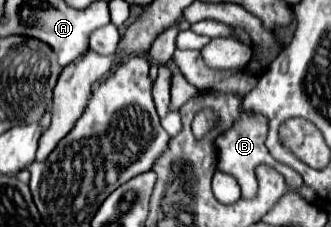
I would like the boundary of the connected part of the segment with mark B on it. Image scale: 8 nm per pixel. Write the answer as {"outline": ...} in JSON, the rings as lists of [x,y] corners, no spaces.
{"outline":[[[239,110],[239,118],[233,122],[231,130],[219,134],[215,138],[215,148],[217,148],[217,170],[225,172],[225,174],[233,174],[233,178],[239,182],[241,186],[241,194],[243,198],[253,198],[257,196],[257,178],[255,178],[255,168],[259,164],[267,164],[271,168],[275,168],[279,174],[283,174],[285,184],[289,188],[301,188],[303,186],[303,178],[291,170],[285,164],[279,164],[269,150],[265,148],[265,136],[267,136],[267,120],[261,114],[249,114],[245,110]]]}

